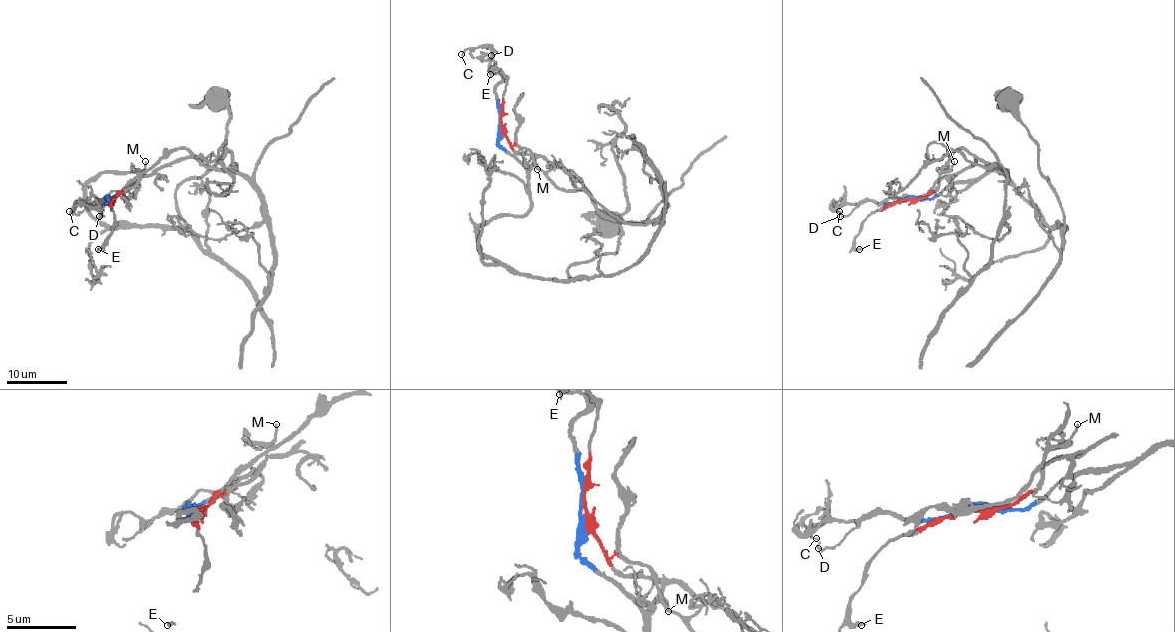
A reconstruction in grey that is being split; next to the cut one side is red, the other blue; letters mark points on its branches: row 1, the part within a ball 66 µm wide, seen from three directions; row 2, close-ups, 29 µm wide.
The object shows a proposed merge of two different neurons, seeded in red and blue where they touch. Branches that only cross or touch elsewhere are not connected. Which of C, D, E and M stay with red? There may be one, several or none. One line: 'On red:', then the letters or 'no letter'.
On red: E, M

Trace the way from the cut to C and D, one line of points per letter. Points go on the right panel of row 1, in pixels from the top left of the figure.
C: (911, 200), (861, 201), (834, 209), (834, 206), (840, 212)
D: (911, 200), (861, 201), (847, 215), (840, 216)

